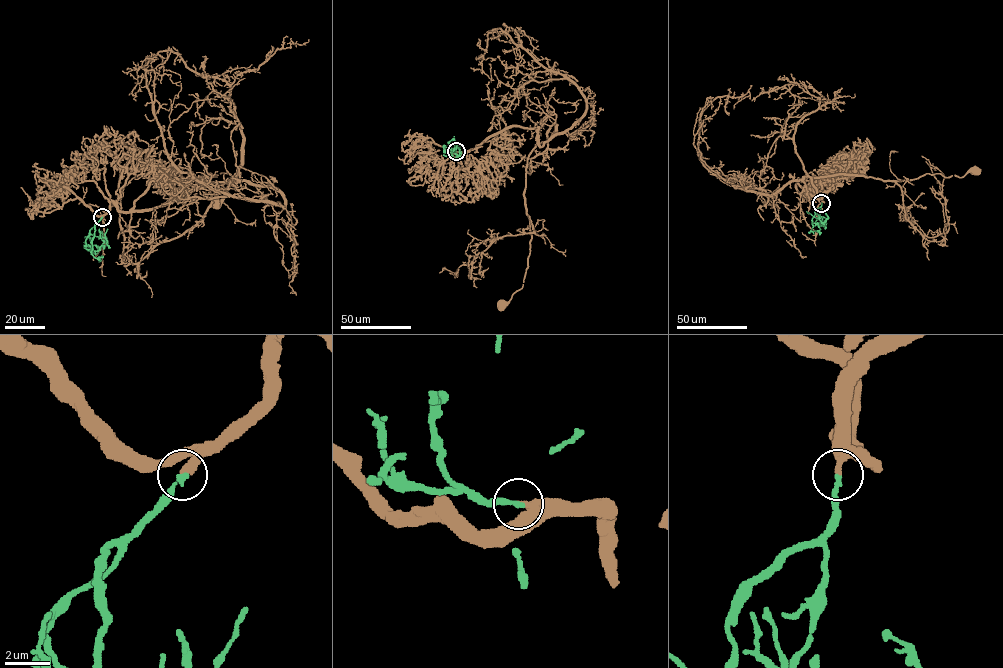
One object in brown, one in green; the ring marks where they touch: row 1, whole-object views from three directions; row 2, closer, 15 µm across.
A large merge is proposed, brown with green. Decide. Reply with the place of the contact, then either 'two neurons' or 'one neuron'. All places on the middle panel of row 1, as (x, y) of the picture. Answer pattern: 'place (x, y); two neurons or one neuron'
place (456, 151); one neuron

